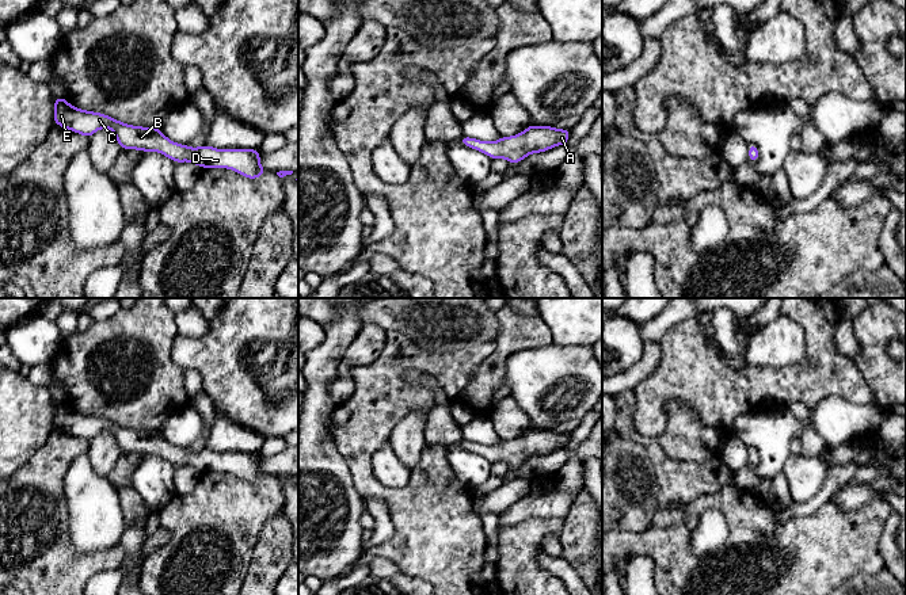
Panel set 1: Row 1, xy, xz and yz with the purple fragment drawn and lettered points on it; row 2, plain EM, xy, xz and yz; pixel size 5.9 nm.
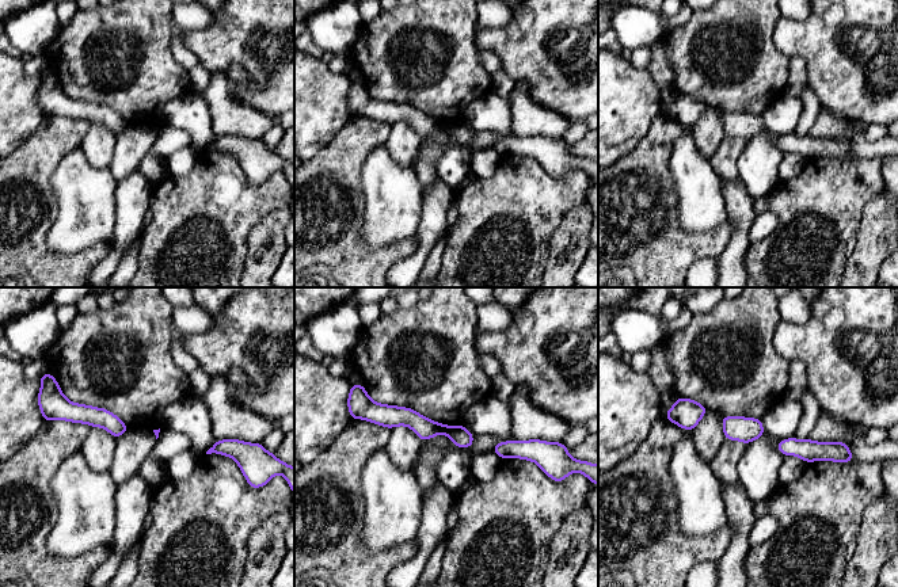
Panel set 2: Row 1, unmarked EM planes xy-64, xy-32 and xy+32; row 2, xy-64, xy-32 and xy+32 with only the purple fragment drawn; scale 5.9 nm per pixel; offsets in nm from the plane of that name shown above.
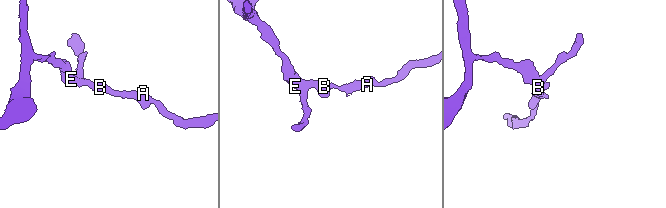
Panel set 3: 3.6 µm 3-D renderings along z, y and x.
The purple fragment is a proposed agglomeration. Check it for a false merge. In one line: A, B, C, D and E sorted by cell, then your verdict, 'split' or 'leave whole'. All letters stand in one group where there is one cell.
A B C D E; leave whole

